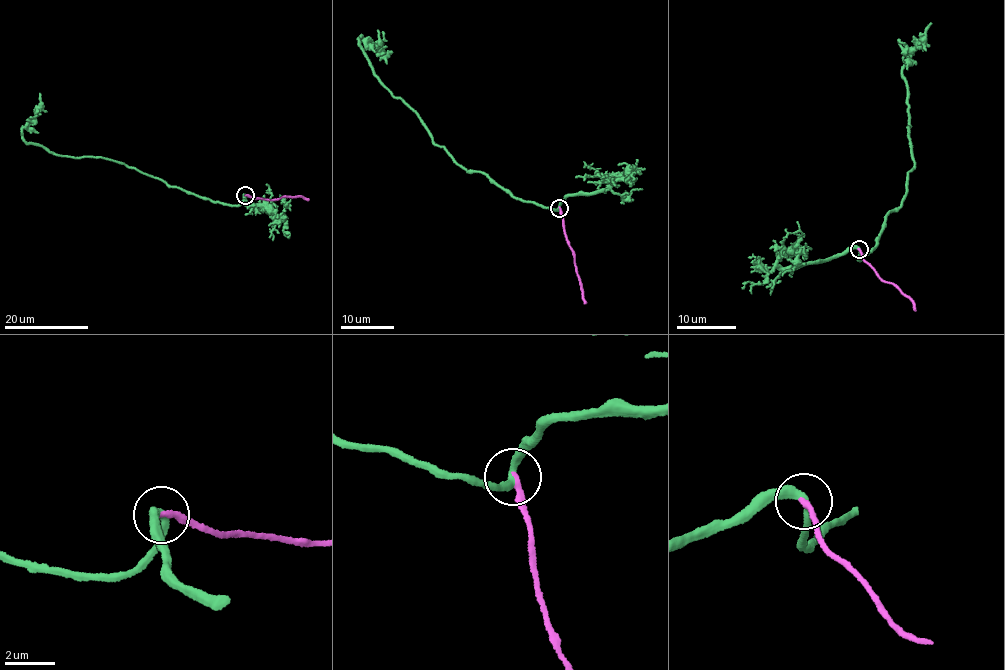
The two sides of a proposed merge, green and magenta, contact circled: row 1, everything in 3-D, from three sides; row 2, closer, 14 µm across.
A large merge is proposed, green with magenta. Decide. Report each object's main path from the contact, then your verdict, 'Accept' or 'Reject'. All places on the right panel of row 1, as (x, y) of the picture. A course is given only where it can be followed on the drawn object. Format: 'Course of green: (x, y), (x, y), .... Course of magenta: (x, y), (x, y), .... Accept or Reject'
Course of green: (858, 249), (859, 260), (878, 246), (885, 216), (907, 194), (908, 173), (915, 163), (903, 56), (931, 23). Course of magenta: (858, 249), (865, 262), (873, 266), (882, 280), (894, 284), (910, 298), (914, 310). Accept

